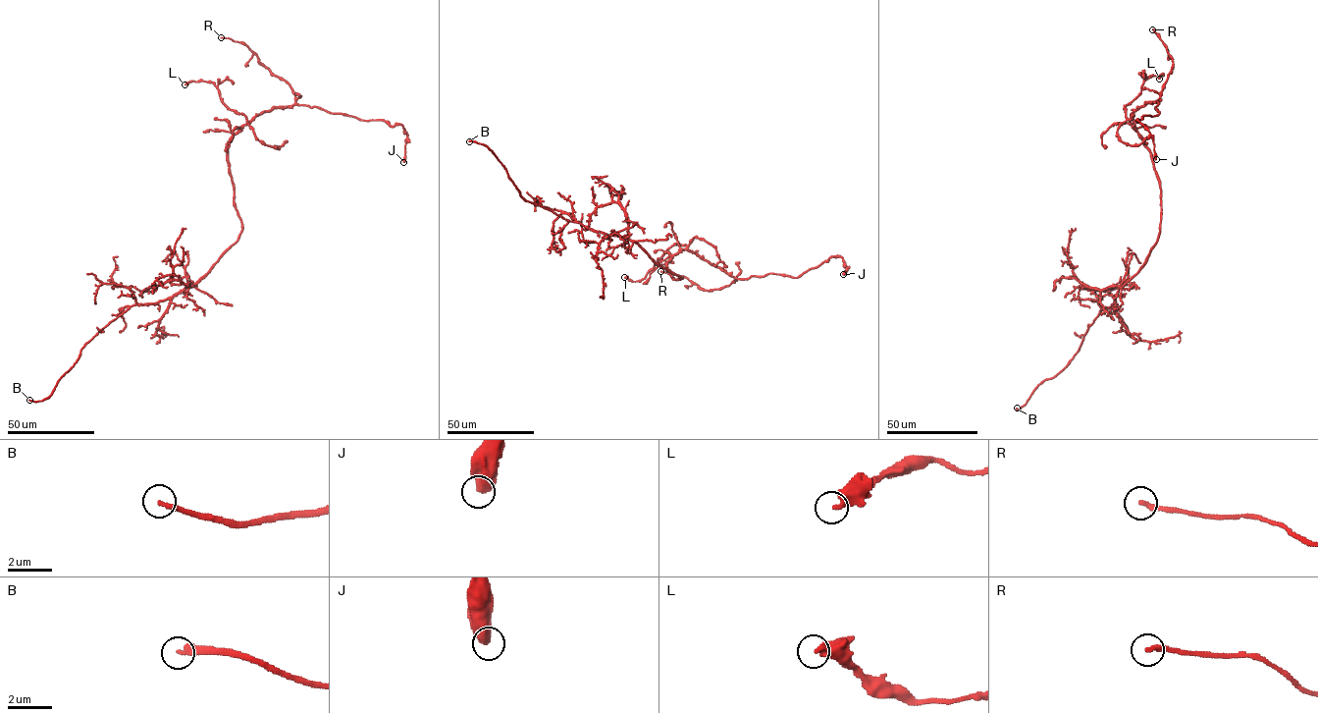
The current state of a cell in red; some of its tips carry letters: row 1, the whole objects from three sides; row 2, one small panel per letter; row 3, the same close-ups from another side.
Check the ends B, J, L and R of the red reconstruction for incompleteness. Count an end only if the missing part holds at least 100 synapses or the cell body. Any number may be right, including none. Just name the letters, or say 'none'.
B

